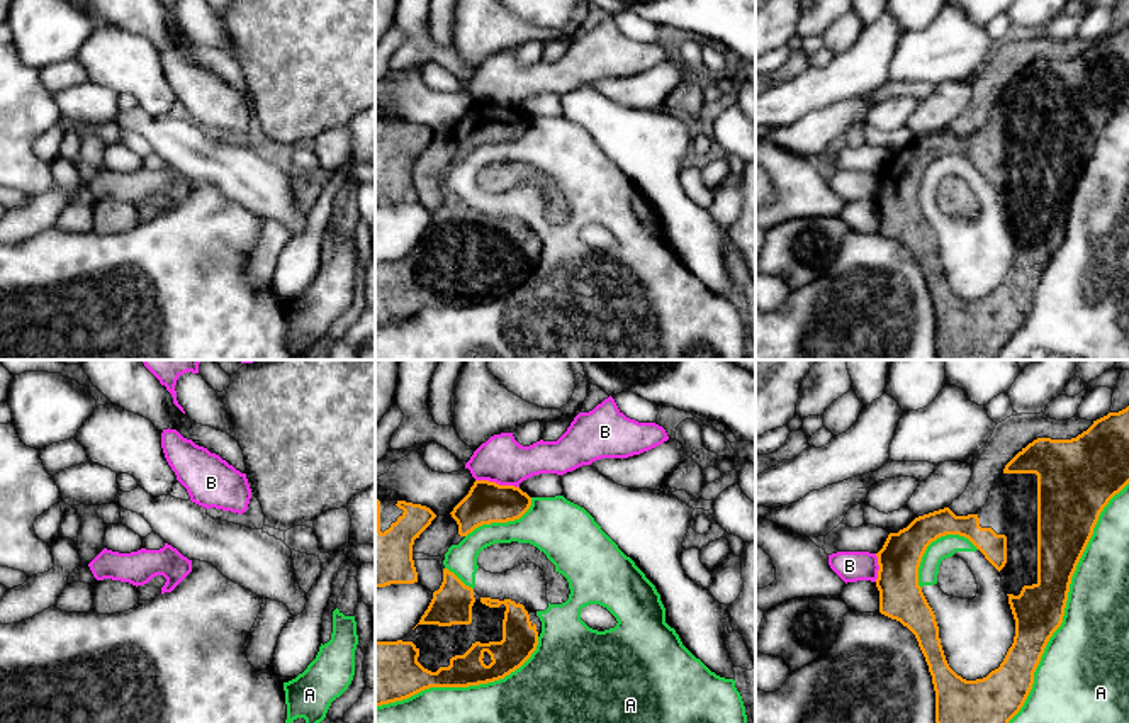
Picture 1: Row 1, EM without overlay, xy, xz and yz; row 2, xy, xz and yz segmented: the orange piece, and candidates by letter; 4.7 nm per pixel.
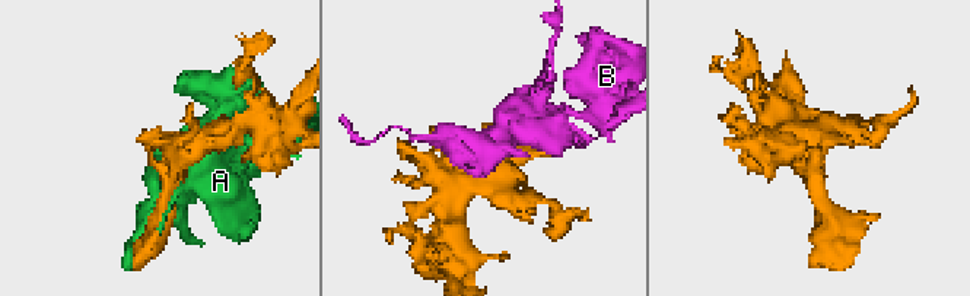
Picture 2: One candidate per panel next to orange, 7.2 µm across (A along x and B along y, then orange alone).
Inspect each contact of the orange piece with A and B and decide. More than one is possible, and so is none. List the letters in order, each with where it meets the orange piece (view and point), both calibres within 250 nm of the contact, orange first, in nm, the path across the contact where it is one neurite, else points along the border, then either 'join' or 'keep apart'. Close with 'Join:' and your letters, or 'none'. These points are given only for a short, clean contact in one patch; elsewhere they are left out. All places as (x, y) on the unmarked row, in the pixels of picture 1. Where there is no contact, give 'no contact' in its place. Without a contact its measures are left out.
A: yz (1063, 231) | 240/400 nm | keep apart
B: xz (498, 104) | 200/220 nm | along xz (476, 99), (518, 107) | keep apart
Join: none

